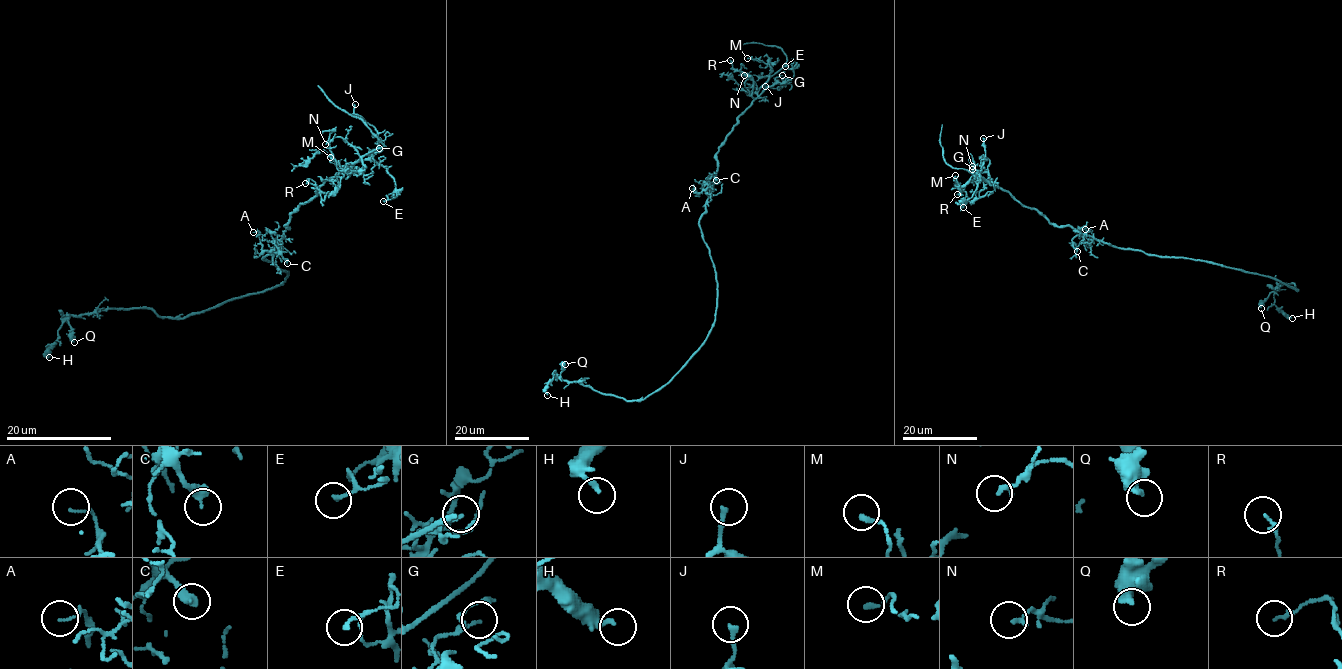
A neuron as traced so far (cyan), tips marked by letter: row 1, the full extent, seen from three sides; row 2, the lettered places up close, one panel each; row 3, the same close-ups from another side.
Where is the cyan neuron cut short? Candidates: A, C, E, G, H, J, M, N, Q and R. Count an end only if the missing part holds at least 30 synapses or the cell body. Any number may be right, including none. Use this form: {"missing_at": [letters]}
{"missing_at": []}

